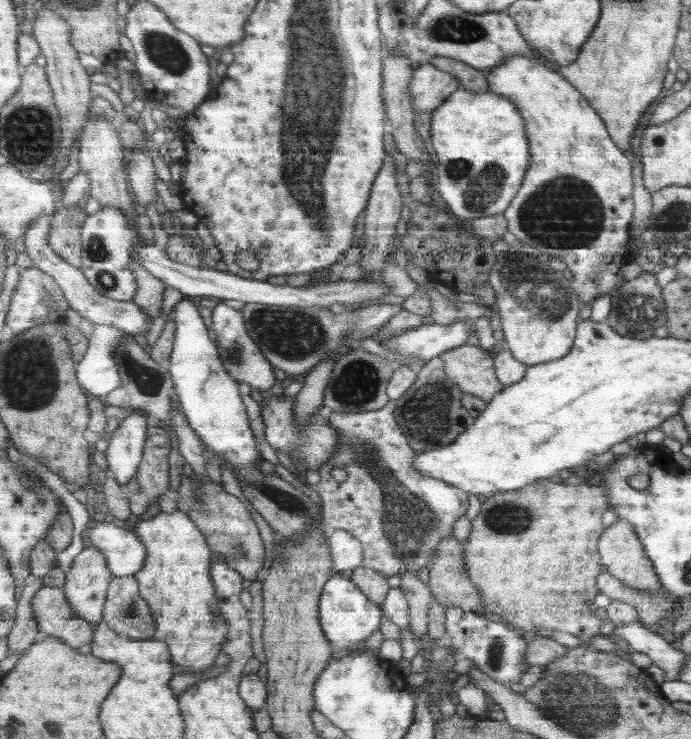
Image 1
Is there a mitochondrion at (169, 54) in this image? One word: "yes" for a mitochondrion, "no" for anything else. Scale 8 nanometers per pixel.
yes

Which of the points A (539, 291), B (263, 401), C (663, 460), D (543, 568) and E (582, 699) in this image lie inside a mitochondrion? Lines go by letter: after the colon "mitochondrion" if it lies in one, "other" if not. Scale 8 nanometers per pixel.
A: mitochondrion
B: other
C: other
D: other
E: mitochondrion

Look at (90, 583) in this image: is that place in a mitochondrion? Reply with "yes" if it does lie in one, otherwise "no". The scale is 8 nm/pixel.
no

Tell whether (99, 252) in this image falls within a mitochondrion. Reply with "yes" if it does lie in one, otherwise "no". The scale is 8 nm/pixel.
yes

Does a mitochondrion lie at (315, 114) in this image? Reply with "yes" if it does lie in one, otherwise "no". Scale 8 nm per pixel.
yes

